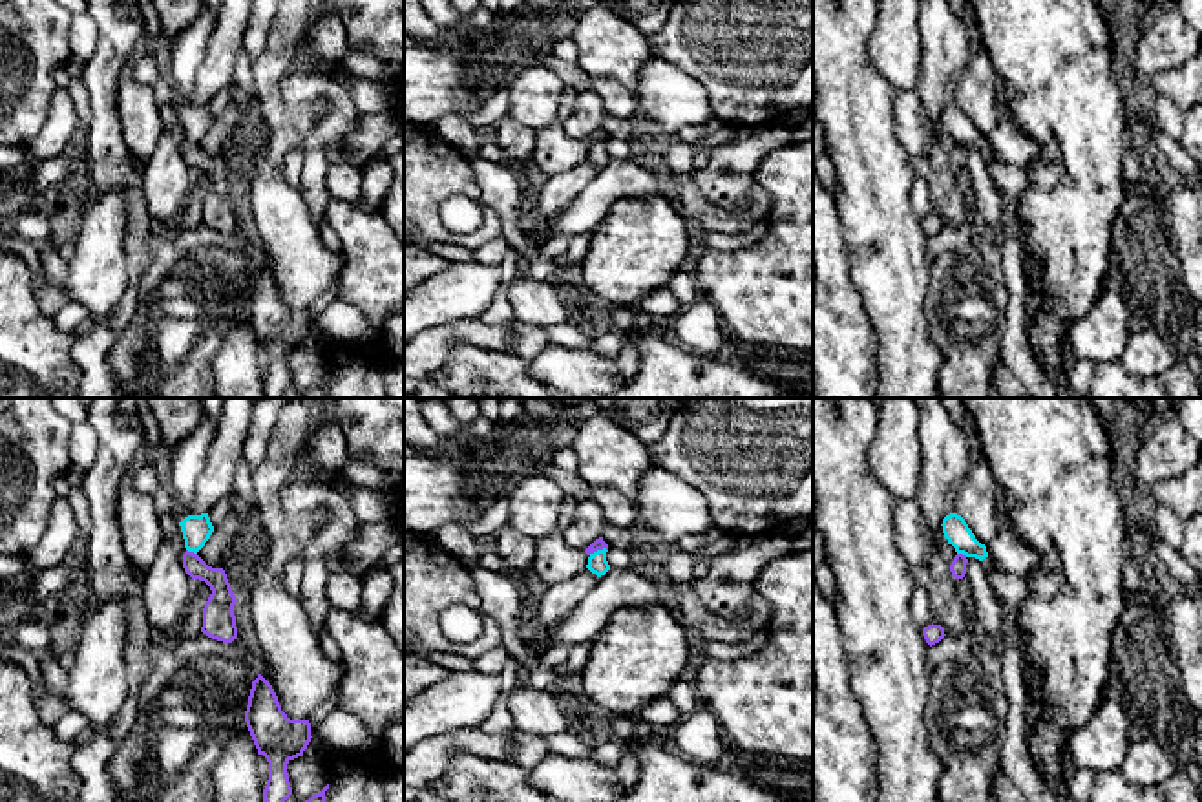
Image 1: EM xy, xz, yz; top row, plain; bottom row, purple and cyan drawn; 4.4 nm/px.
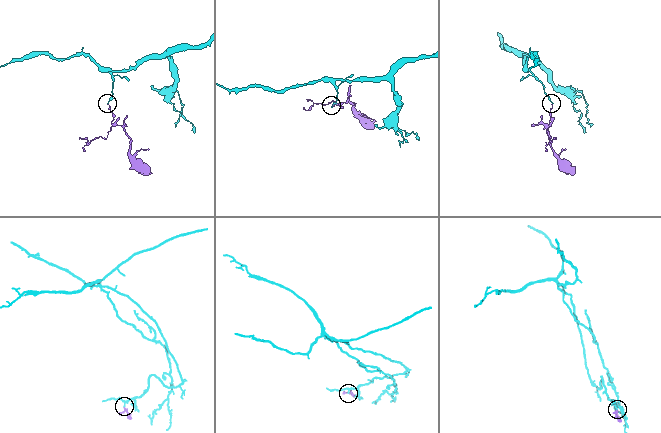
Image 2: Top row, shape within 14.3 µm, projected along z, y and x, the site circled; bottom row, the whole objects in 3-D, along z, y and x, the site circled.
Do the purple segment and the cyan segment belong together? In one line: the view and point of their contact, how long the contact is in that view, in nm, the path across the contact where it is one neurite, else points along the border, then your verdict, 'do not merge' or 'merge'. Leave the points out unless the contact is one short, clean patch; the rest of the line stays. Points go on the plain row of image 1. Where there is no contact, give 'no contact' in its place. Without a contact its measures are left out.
meets purple in xz at (598, 139); contact 90 nm long; border along xz (607, 139), (589, 145); do not merge

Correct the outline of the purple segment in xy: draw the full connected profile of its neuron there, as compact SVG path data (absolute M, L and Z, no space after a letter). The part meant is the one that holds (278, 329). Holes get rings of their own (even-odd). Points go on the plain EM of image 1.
M258 265L252 272L245 312L258 340L269 353L269 371L263 380L265 398L281 398L292 385L287 354L303 347L311 332L309 311L290 311L278 292L272 276Z

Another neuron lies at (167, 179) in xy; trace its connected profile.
M179 121L164 128L155 152L141 174L144 203L161 230L170 230L194 190L194 172L183 159L185 130Z

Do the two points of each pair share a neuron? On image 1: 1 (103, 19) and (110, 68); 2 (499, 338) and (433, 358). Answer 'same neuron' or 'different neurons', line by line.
1: same neuron
2: same neuron

